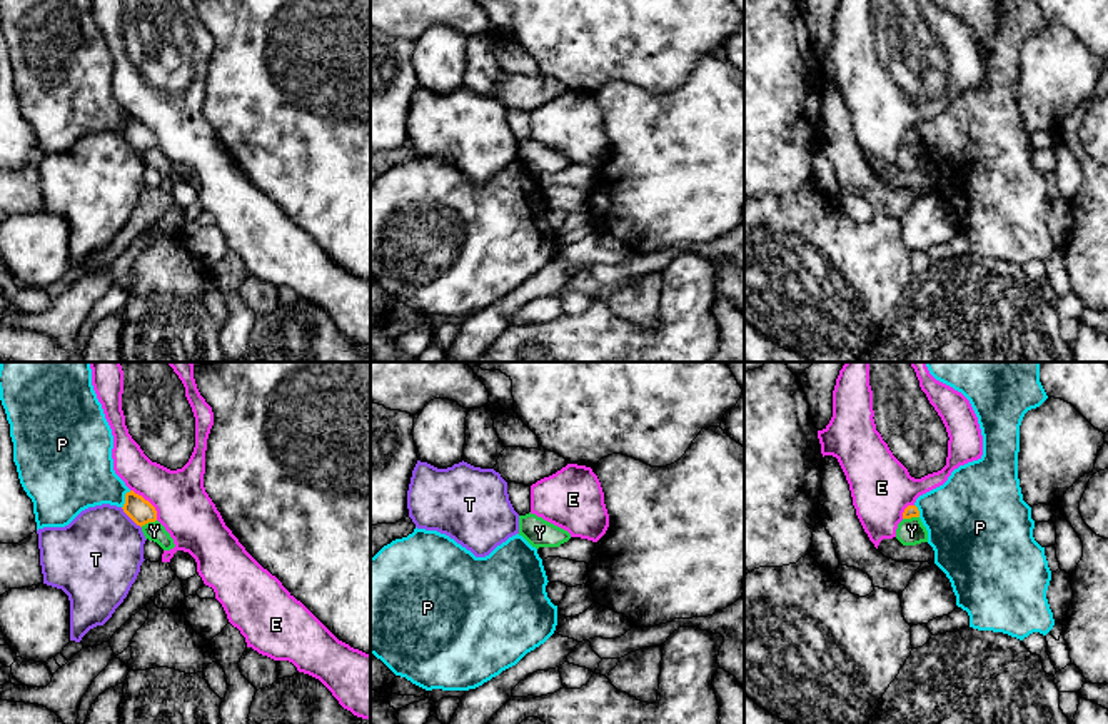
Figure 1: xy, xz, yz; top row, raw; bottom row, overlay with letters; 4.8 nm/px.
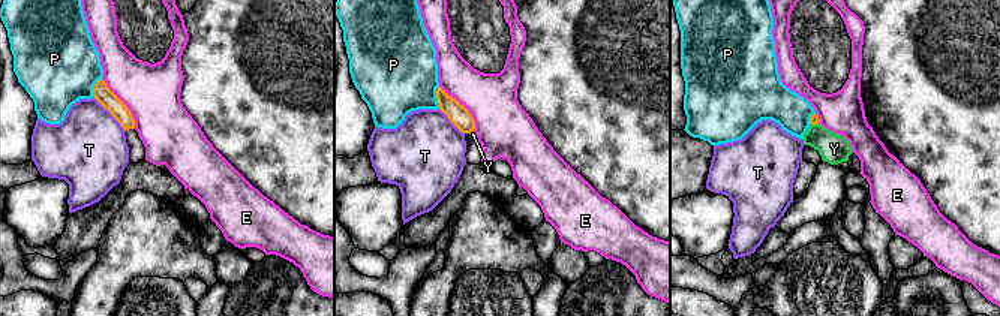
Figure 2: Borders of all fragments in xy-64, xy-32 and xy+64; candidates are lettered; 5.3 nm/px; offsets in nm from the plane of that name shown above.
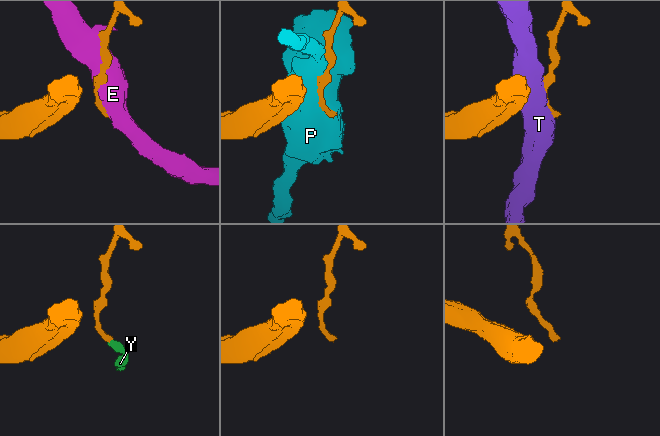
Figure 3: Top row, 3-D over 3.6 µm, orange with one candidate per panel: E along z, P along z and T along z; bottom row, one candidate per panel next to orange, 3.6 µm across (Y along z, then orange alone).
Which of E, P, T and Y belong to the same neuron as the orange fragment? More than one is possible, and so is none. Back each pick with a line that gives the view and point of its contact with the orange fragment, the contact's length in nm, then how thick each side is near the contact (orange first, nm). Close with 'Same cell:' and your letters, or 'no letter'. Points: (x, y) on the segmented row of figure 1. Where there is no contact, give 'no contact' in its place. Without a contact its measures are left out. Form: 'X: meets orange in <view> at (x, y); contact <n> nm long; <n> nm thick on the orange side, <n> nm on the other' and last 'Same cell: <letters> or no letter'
Same cell: no letter

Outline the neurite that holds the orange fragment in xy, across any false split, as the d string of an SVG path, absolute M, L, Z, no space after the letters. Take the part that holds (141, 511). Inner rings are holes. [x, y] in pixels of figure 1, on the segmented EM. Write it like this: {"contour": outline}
{"contour": "M133 490L125 494L125 504L122 509L140 527L157 520L155 507Z"}

